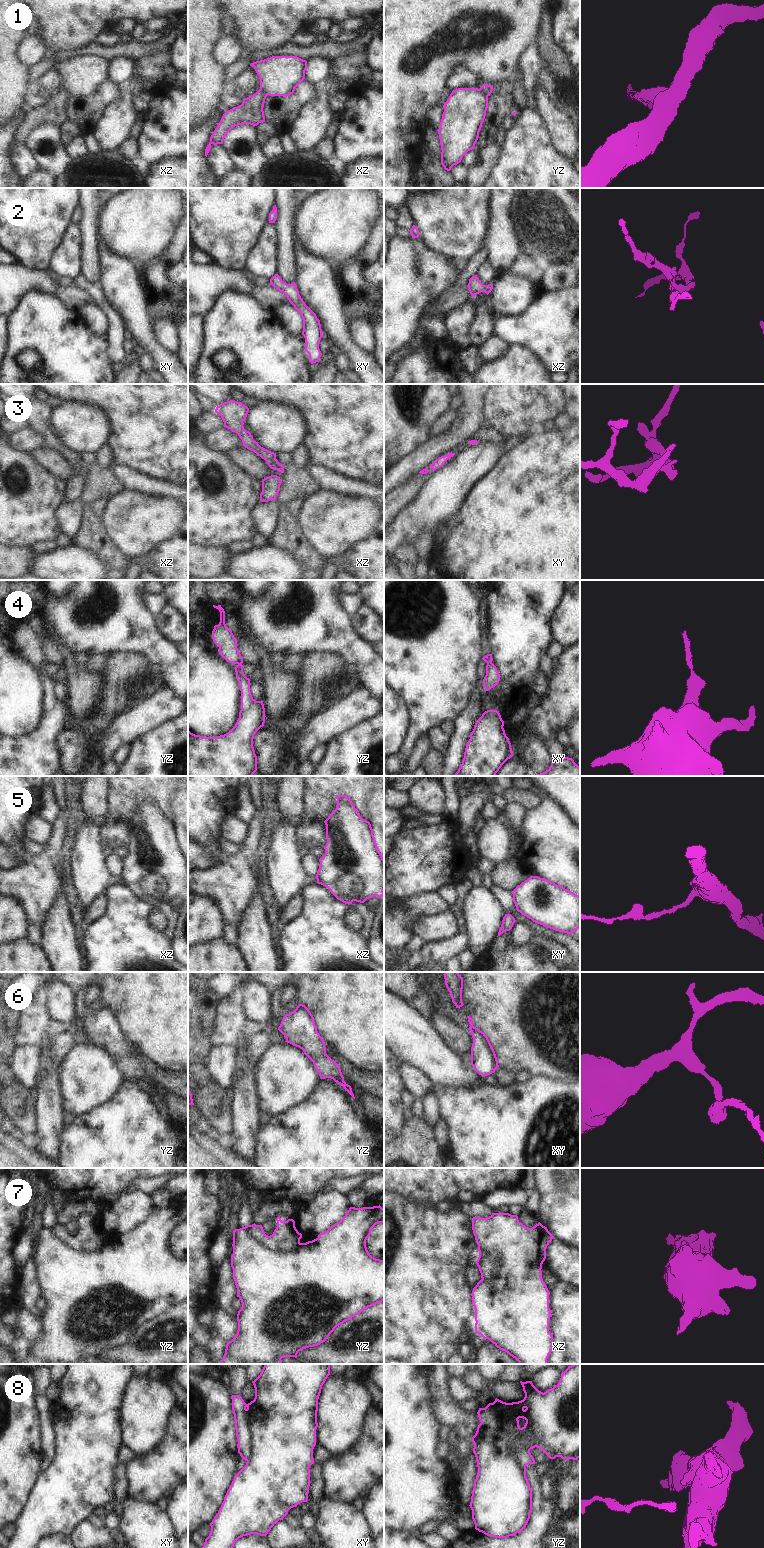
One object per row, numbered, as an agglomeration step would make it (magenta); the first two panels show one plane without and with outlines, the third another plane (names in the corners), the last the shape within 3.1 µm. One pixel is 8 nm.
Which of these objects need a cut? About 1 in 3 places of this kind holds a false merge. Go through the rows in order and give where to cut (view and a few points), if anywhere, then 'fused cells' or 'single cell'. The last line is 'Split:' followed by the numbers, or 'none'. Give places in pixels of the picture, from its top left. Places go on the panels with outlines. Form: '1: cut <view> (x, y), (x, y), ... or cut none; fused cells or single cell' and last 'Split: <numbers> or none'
1: cut yz (480, 88), (488, 95); fused cells
2: cut none; single cell
3: cut none; single cell
4: cut none; single cell
5: cut none; single cell
6: cut none; single cell
7: cut yz (246, 1226), (246, 1229), (268, 1248), (291, 1250), (300, 1244); fused cells
8: cut xy (246, 1409), (250, 1432), (248, 1441), (250, 1456), (247, 1460); fused cells
Split: 1, 7, 8

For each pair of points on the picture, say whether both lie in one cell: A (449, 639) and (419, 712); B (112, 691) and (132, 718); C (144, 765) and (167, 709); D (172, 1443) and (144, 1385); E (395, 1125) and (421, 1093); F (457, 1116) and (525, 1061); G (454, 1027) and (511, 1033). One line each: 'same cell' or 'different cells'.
A: same cell
B: different cells
C: different cells
D: different cells
E: different cells
F: different cells
G: different cells

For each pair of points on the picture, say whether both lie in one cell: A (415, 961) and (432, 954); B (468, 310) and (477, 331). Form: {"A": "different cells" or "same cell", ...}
{"A": "different cells", "B": "different cells"}

